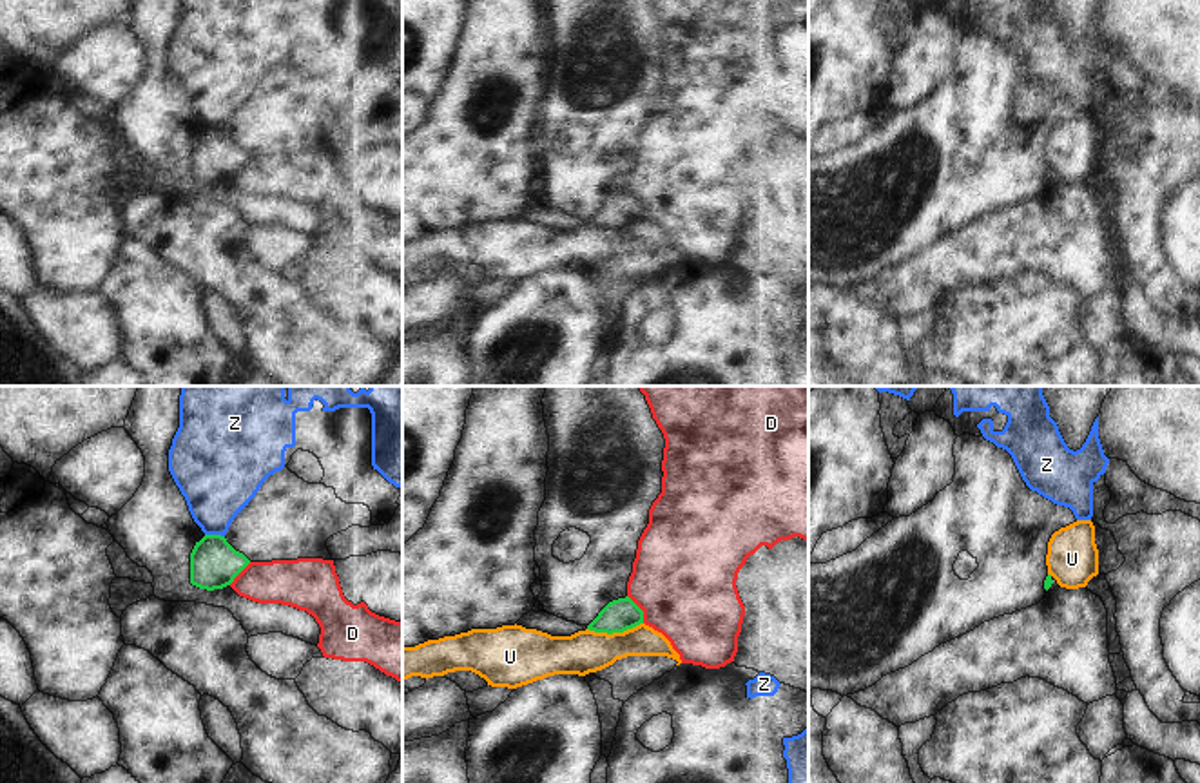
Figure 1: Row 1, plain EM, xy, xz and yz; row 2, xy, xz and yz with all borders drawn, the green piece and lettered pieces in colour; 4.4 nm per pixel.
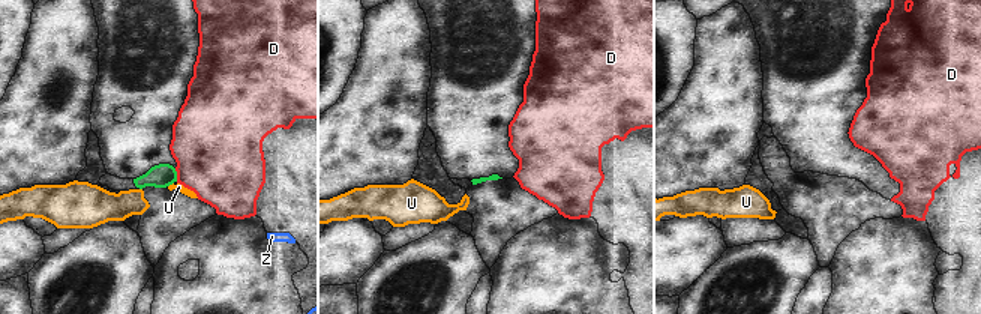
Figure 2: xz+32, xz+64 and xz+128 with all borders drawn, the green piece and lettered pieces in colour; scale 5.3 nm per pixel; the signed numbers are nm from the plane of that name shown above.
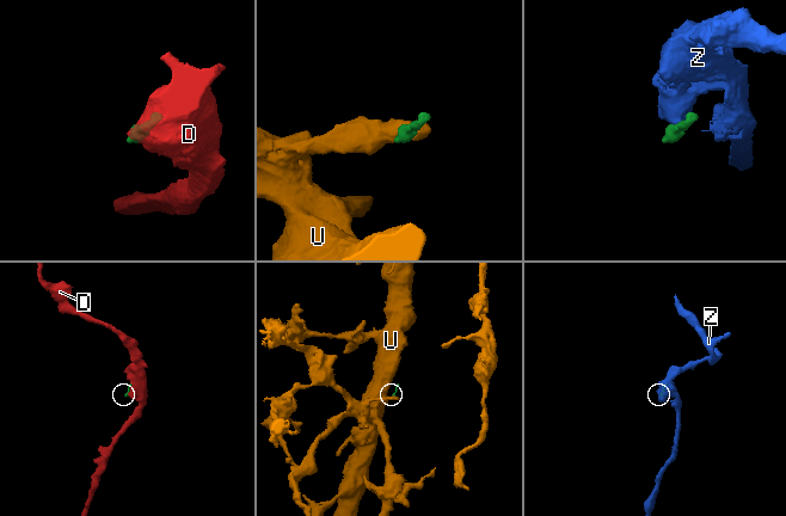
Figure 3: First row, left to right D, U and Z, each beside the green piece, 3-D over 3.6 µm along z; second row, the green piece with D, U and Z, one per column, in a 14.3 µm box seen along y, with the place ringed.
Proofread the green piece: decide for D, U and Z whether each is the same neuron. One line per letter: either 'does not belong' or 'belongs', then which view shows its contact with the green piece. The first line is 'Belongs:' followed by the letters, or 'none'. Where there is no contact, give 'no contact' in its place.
Belongs: none
D: does not belong; contact in xz
U: does not belong; contact in xz
Z: does not belong; contact in xy

